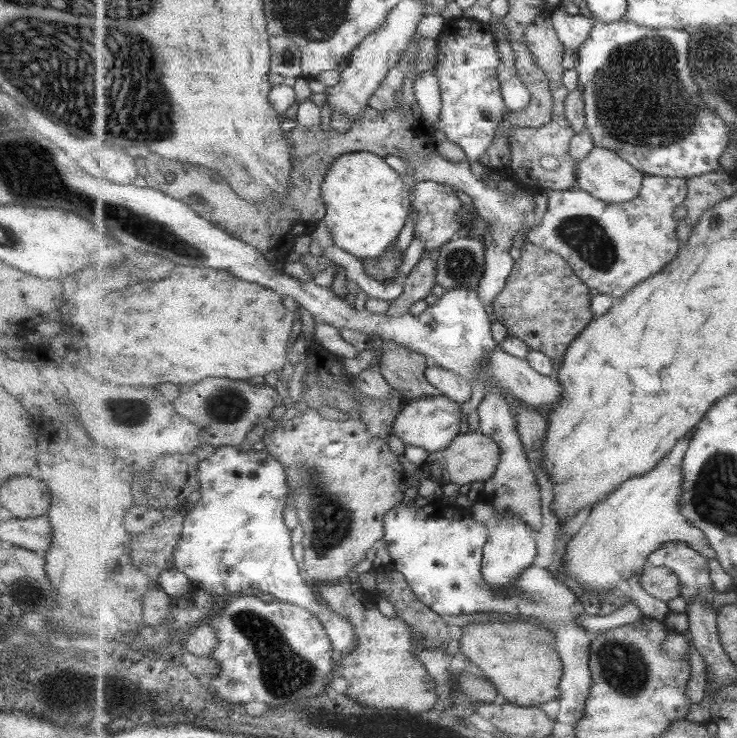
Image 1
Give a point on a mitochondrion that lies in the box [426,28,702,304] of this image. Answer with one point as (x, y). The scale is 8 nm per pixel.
(627, 114)

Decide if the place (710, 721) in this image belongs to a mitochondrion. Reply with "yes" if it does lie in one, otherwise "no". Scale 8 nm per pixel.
no

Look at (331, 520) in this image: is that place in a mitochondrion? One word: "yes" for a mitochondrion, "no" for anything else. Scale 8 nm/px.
yes

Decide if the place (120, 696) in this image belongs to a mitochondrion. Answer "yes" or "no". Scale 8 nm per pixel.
no

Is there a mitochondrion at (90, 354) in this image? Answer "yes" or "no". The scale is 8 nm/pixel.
no

